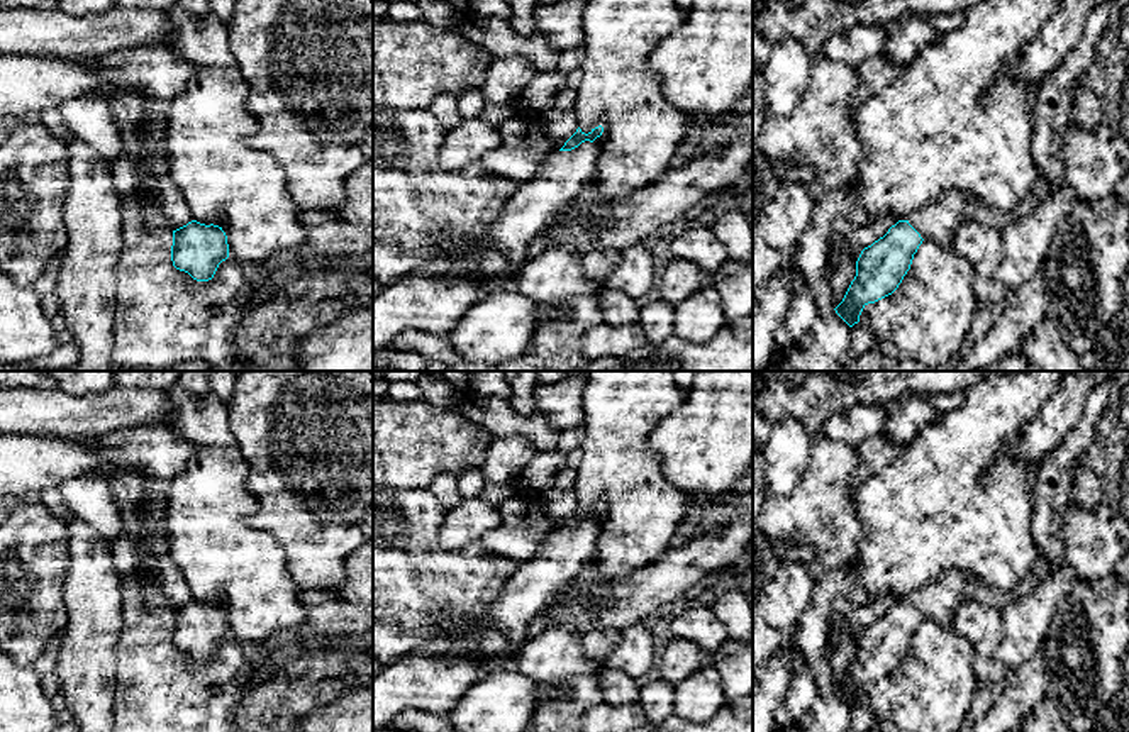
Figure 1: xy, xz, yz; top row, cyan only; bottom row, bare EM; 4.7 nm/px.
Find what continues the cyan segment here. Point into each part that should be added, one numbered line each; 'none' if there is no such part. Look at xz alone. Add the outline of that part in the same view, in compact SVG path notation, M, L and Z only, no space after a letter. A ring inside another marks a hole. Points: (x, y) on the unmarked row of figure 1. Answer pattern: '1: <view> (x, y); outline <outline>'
1: xz (431, 685); outline M590 520L571 530L551 530L531 559L514 566L488 610L488 620L509 640L503 654L490 659L409 654L381 666L373 676L373 729L390 727L407 710L446 717L471 685L510 669L514 654L532 635L532 622L568 583L587 576L597 535L598 525Z

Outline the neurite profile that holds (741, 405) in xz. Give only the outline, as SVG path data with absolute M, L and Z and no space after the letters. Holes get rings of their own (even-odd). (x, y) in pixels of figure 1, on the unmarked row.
M700 371L685 402L656 425L648 442L692 508L729 495L753 468L753 371Z

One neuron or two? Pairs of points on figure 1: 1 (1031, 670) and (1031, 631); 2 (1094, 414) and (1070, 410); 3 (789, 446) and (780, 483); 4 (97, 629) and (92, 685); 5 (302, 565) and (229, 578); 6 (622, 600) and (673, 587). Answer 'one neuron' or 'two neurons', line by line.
1: two neurons
2: two neurons
3: one neuron
4: one neuron
5: two neurons
6: one neuron

